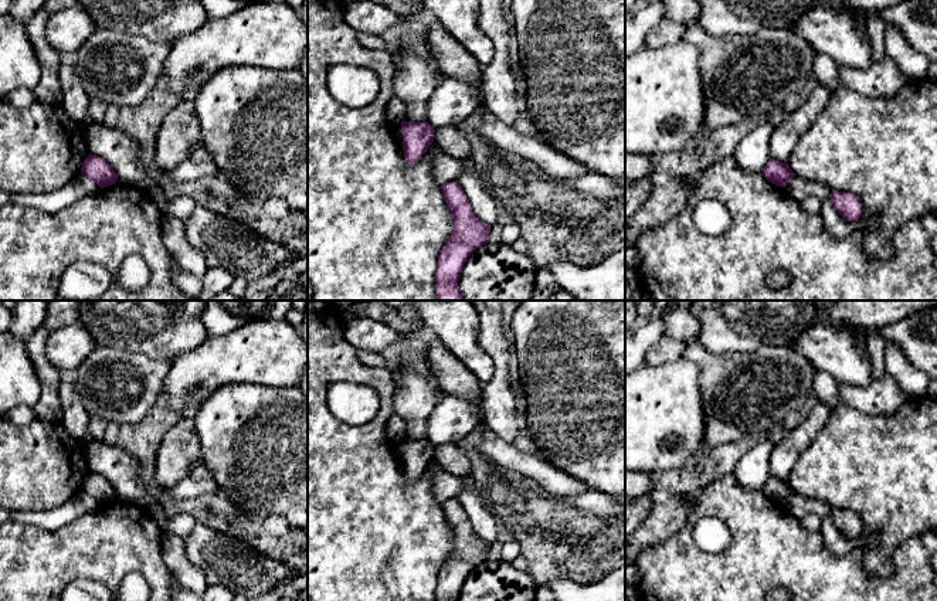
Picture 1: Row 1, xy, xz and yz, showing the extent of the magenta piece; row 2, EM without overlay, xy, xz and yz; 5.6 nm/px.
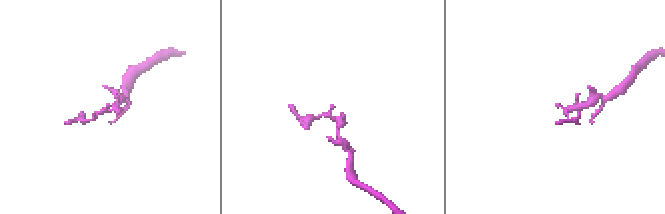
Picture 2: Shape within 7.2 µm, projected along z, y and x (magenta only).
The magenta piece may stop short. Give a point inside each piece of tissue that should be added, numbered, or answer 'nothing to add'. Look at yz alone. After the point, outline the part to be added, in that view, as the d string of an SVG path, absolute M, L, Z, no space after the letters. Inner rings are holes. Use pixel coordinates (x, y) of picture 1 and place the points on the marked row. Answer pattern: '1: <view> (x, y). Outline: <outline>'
nothing to add

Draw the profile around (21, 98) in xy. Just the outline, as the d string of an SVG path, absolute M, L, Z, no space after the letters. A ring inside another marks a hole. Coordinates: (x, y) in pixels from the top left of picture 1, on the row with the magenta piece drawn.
M18 88L18 89L11 91L6 96L6 101L17 109L26 109L34 103L35 96L31 89Z

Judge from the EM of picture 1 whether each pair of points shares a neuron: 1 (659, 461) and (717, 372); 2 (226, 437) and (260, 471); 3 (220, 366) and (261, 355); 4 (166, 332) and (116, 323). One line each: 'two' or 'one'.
1: two
2: one
3: one
4: one

